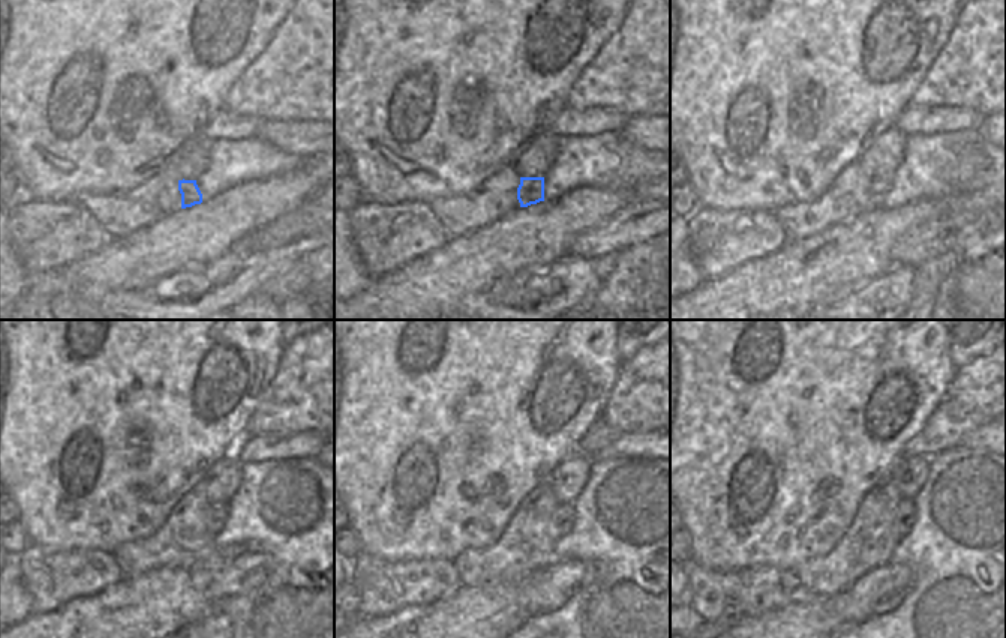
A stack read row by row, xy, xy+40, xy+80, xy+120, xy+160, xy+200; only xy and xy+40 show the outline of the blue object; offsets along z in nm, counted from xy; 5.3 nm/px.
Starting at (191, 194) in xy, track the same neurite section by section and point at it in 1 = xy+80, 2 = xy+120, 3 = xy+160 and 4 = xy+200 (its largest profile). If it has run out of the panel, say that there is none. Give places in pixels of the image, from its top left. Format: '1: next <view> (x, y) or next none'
1: next xy+80 (880, 183)
2: next xy+120 (216, 514)
3: next xy+160 (564, 518)
4: next xy+200 (904, 515)

